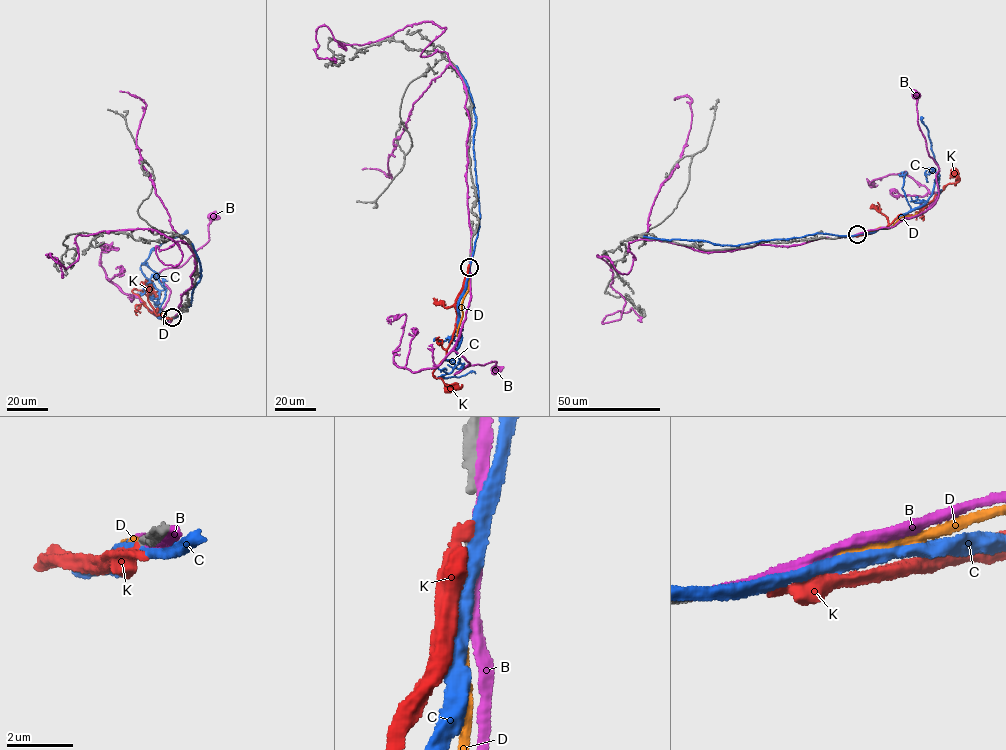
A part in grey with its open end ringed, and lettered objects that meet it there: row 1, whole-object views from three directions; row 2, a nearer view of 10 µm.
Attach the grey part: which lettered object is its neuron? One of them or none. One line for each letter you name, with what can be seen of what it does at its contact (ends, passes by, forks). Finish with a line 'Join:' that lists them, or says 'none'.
D: it ends
Join: D

